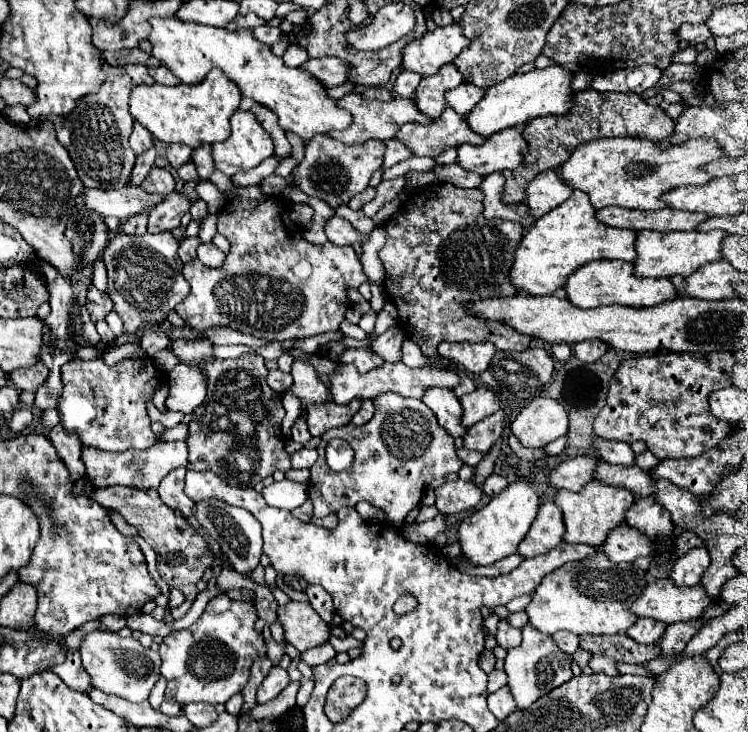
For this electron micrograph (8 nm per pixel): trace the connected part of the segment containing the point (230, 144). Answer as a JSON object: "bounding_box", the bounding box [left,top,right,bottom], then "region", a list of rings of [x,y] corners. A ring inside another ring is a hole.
{"bounding_box":[212,111,274,175],"region":[[[236,111],[230,117],[232,135],[212,145],[212,155],[216,169],[234,175],[236,171],[246,171],[256,165],[260,165],[266,157],[274,155],[274,141],[264,131],[260,123],[256,123],[256,117],[252,117],[252,111]]]}

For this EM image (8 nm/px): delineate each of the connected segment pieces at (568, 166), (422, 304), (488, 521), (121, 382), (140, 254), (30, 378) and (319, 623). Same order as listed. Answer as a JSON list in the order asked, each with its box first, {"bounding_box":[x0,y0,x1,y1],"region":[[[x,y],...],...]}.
[{"bounding_box":[560,137,724,209],"region":[[[610,137],[610,139],[598,139],[598,141],[588,141],[582,143],[572,155],[570,159],[560,167],[560,175],[562,179],[574,187],[580,189],[584,193],[590,195],[590,203],[596,209],[602,207],[610,207],[610,205],[618,205],[618,207],[626,207],[626,209],[664,209],[664,201],[660,201],[660,197],[664,193],[668,193],[670,189],[676,187],[684,187],[684,185],[704,185],[708,181],[712,181],[708,177],[708,173],[704,173],[704,165],[708,165],[710,161],[720,159],[724,153],[720,153],[720,147],[716,145],[716,141],[708,141],[708,137],[696,139],[696,141],[688,141],[688,145],[668,145],[666,141],[650,141],[650,139],[632,139],[632,137]]]},{"bounding_box":[378,183,532,357],"region":[[[434,183],[414,193],[386,223],[388,239],[378,251],[386,269],[384,293],[398,307],[400,327],[420,345],[426,357],[438,357],[436,349],[442,341],[490,341],[504,351],[530,347],[532,337],[524,337],[508,329],[508,325],[496,325],[496,321],[476,321],[464,309],[468,301],[518,293],[510,281],[510,271],[524,229],[512,221],[486,219],[482,215],[482,197],[480,189]]]},{"bounding_box":[458,479,540,565],"region":[[[528,479],[510,483],[504,491],[492,495],[488,505],[476,509],[474,513],[462,519],[462,523],[458,525],[458,539],[462,543],[462,553],[474,565],[492,565],[516,553],[518,543],[524,539],[524,535],[532,527],[532,521],[536,519],[538,507],[540,507],[540,497]]]},{"bounding_box":[58,359,166,451],"region":[[[74,359],[62,367],[62,381],[64,393],[58,401],[60,423],[66,431],[78,433],[82,445],[104,451],[126,451],[132,447],[148,449],[156,443],[146,405],[166,383],[166,373],[156,367],[154,359],[122,359],[112,367],[102,359]]]},{"bounding_box":[102,231,190,333],"region":[[[170,231],[142,237],[128,237],[118,233],[112,237],[102,253],[108,265],[108,289],[106,293],[114,301],[114,311],[124,321],[126,333],[136,333],[140,325],[158,325],[168,319],[168,313],[176,309],[190,291],[188,281],[182,273],[182,261],[178,257],[178,239]]]},{"bounding_box":[8,363,48,393],"region":[[[36,363],[34,367],[28,367],[28,369],[16,369],[8,377],[10,377],[10,381],[20,391],[32,391],[32,393],[36,393],[36,389],[40,385],[44,385],[44,381],[48,379],[48,367],[44,363]]]},{"bounding_box":[278,601,330,653],"region":[[[290,601],[286,607],[278,607],[278,619],[284,625],[286,643],[294,645],[300,653],[320,647],[330,639],[330,627],[310,603]]]}]

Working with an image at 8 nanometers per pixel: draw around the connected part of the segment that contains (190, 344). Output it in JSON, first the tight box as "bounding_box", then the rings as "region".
{"bounding_box":[170,339,214,361],"region":[[[210,339],[204,341],[178,341],[176,345],[170,345],[170,351],[178,357],[178,361],[212,361],[214,359],[214,347]]]}

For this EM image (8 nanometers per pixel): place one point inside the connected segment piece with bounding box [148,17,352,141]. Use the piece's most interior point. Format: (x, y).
(189, 50)

